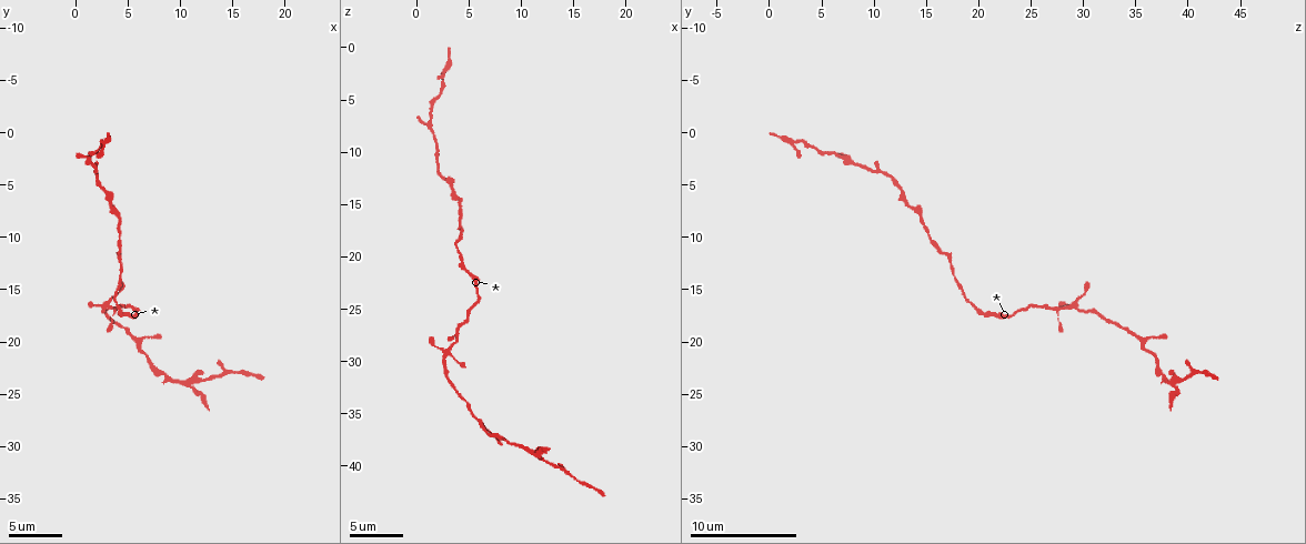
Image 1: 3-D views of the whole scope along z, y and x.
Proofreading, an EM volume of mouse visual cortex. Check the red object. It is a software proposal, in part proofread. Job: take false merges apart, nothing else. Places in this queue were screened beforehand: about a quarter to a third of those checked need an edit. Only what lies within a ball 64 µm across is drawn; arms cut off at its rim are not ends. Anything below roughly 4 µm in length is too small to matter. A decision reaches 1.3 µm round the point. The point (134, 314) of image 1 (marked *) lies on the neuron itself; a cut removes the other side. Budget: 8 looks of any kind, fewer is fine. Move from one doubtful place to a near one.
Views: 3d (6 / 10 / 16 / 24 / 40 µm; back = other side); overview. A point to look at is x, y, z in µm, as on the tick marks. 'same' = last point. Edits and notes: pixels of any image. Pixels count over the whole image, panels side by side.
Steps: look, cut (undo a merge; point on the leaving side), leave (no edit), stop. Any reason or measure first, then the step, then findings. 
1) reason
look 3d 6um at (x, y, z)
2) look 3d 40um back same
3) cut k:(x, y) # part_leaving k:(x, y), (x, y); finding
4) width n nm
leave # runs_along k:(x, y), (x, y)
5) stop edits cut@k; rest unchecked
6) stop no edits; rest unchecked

a narrow waist
look 3d 6um at (3.8, 16.8, 28.0)

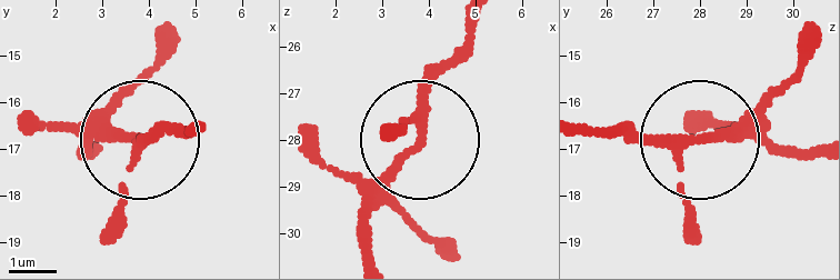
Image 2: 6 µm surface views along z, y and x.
arms 3
leave # runs_along 2:(581, 132), (792, 144); all the same neuron

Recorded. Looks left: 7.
four-way junction
look 3d 16um at (11.0, 23.8, 38.8)

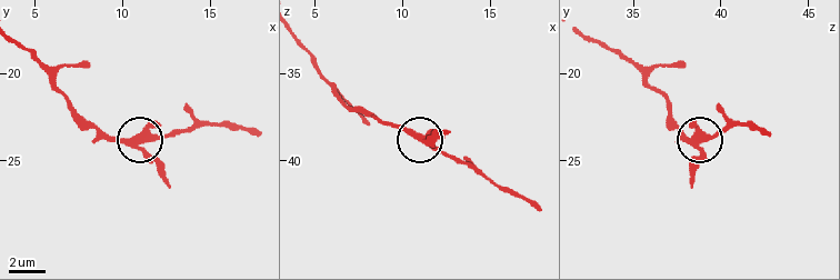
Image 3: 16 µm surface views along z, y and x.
arms 4
leave # all the same neuron

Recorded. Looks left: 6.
calibre changes
look 3d 10um at (3.0, 17.6, 32.0)

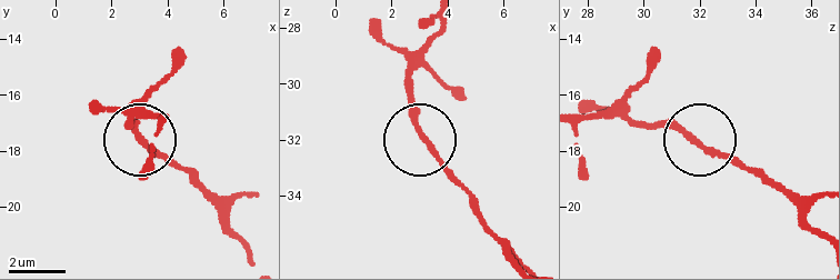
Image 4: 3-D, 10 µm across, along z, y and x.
look 3d 10um back at (3.3, 17.8, 32.1)

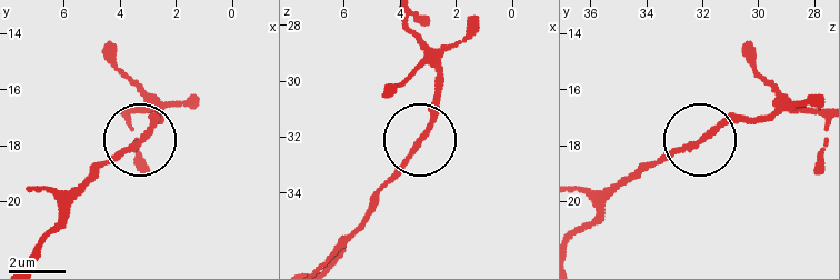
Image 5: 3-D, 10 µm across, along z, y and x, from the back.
leave # all the same neuron

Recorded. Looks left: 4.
look 3d 6um at (1.4, 2.4, 6.6)

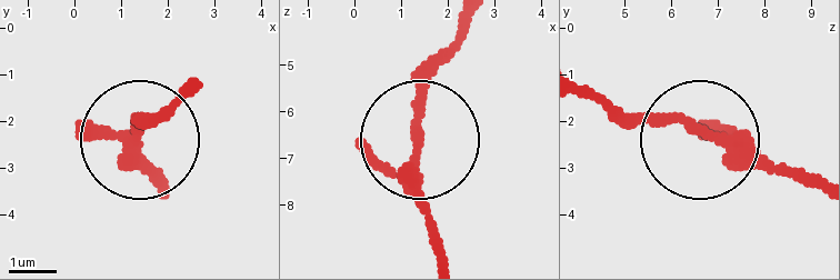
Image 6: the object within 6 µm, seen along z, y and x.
leave # runs_along 6:(162, 187), (138, 163), (133, 134), (181, 99); continuous, no second neuron

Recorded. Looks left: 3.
stop no edits; rest unchecked

